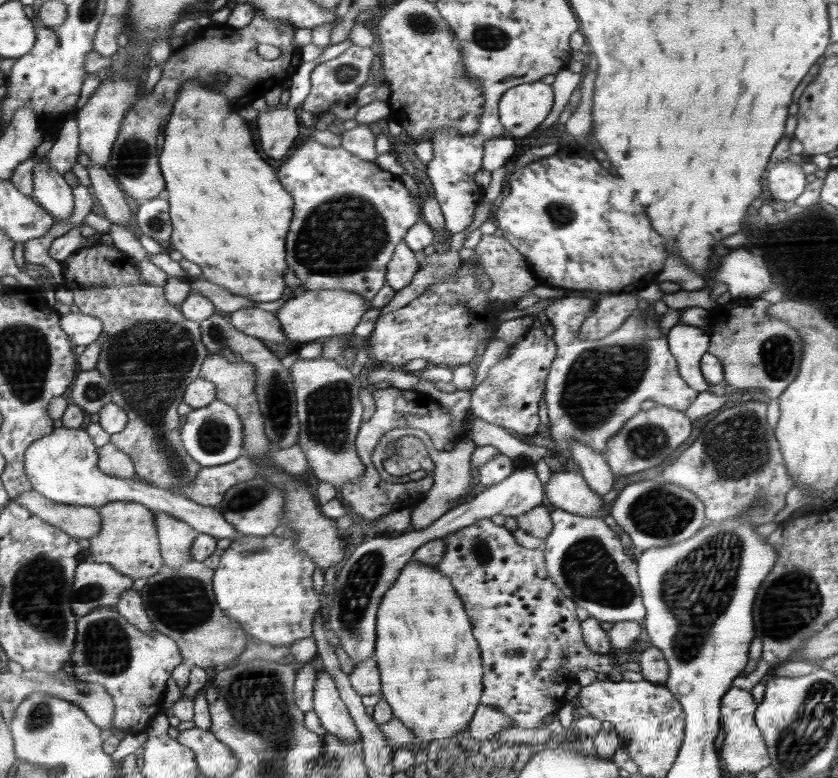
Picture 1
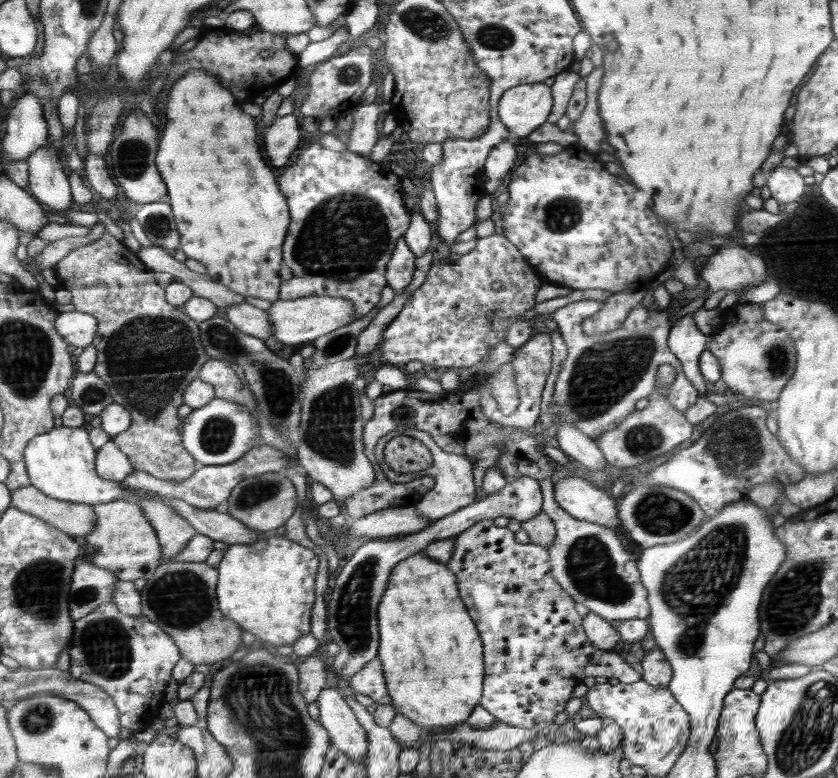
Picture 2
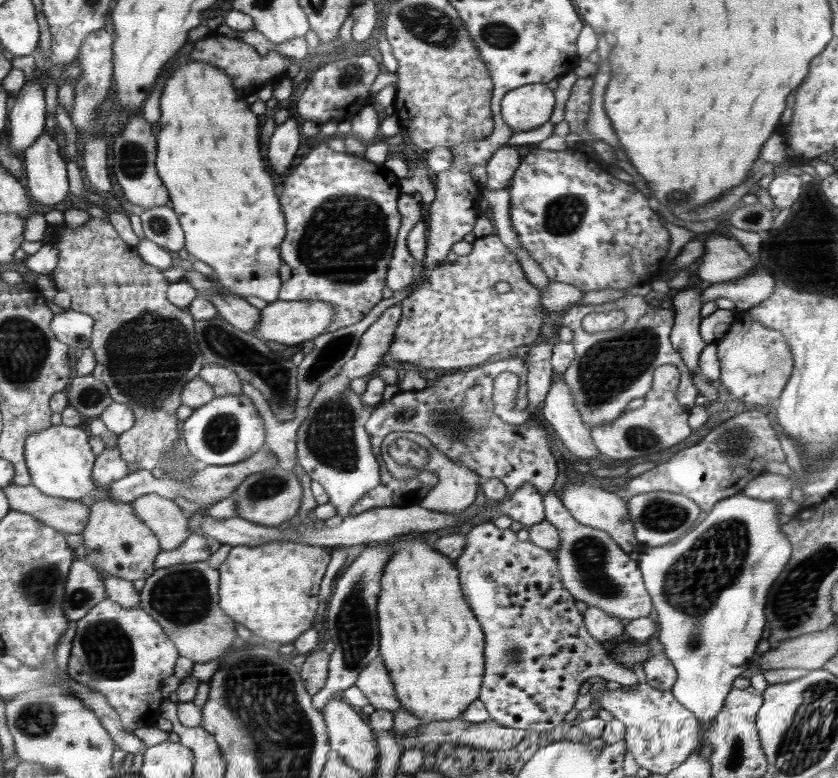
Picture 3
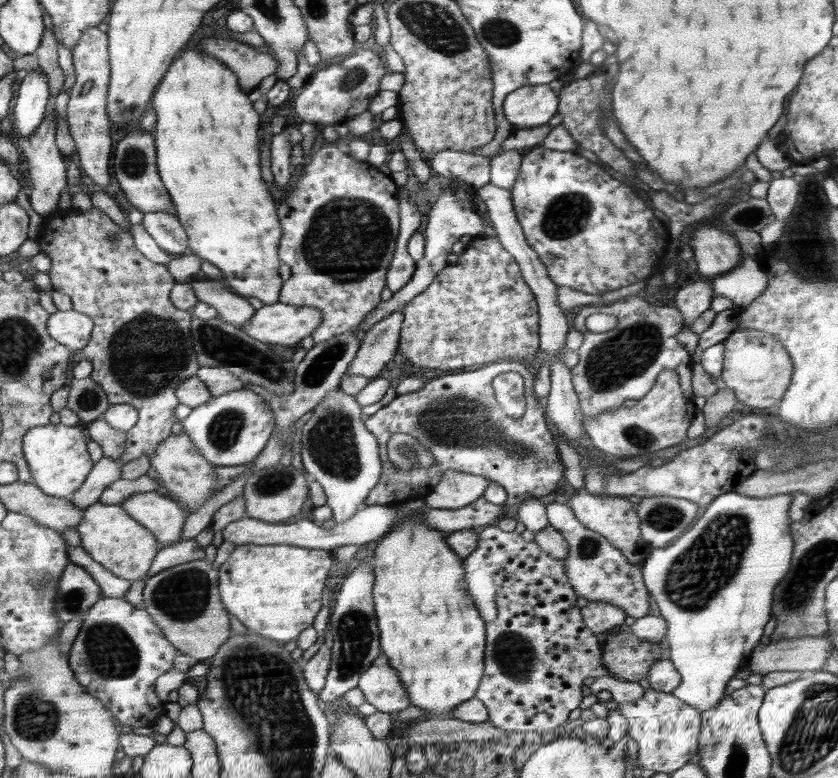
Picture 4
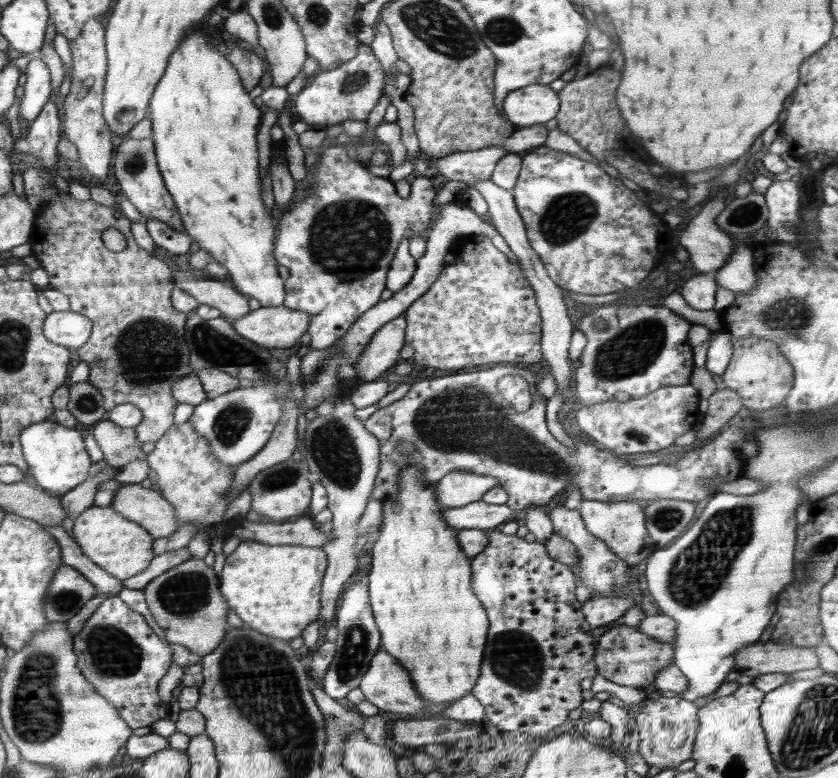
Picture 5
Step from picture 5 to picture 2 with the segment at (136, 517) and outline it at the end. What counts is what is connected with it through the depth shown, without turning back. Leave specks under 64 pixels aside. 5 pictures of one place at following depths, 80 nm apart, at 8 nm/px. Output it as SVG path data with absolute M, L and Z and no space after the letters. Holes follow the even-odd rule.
M142 499L138 503L142 505L144 516L158 533L163 561L174 562L174 556L178 556L194 538L196 529L171 509L170 505L165 505L164 501Z

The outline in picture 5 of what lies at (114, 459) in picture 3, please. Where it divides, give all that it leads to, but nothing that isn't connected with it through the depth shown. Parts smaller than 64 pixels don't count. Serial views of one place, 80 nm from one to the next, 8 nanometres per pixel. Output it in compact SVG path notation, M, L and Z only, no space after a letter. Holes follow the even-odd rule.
M107 464L105 468L101 468L92 478L87 478L84 483L80 483L72 491L60 496L64 509L67 511L67 516L75 519L77 516L80 516L81 512L88 510L94 505L95 496L98 494L102 483L113 479L118 472L118 469Z

